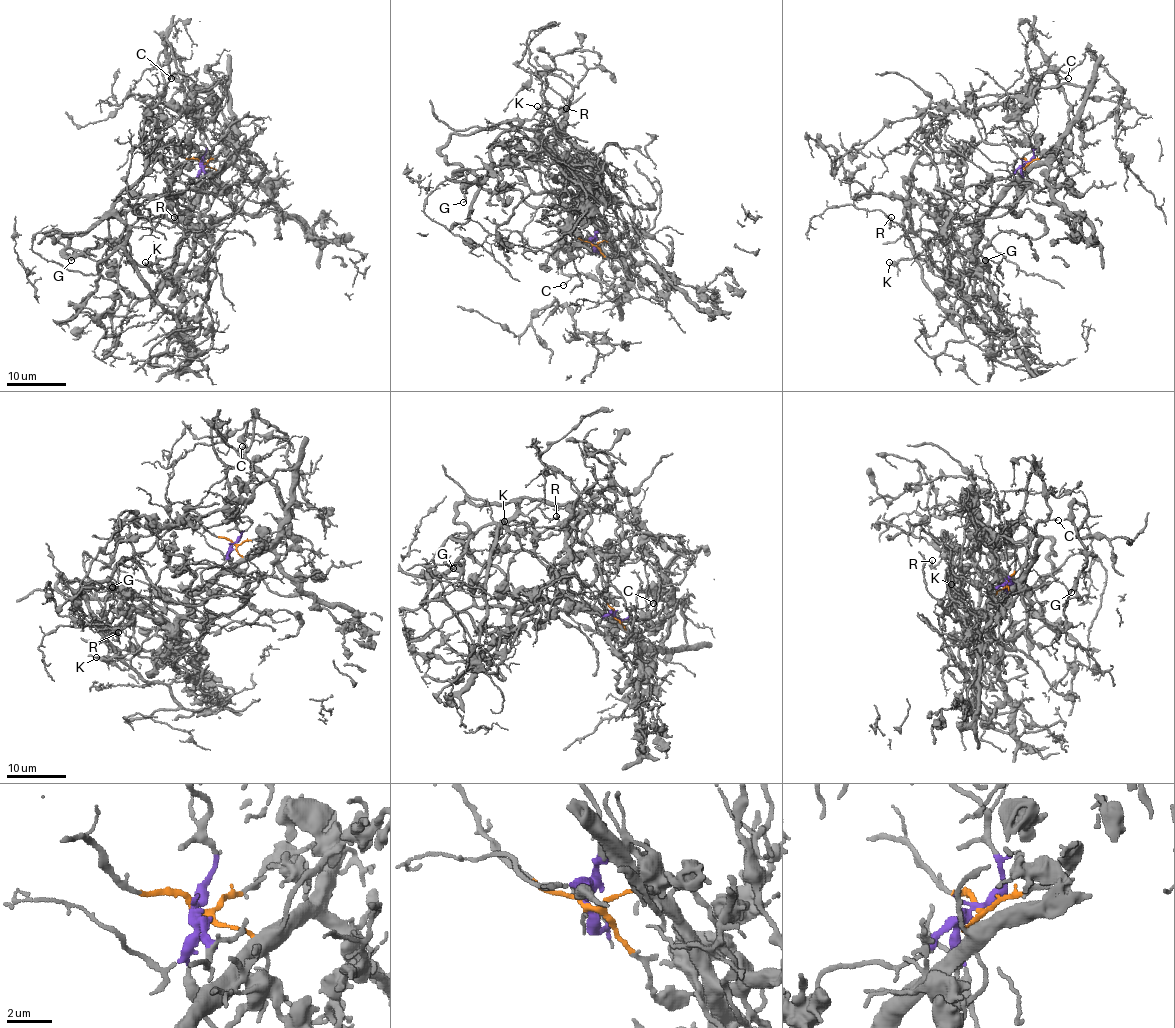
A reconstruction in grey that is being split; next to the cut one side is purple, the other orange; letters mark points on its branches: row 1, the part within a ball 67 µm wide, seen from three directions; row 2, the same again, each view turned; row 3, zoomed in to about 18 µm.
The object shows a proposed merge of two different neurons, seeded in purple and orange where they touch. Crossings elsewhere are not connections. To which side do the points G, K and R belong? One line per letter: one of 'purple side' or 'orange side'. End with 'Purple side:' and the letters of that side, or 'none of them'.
G: orange side
K: orange side
R: orange side
Purple side: none of them

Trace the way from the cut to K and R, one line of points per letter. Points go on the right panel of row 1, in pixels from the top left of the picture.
K: (1027, 162), (981, 141), (958, 164), (921, 164), (923, 153), (945, 201), (937, 232), (890, 262)
R: (1027, 162), (1006, 144), (981, 141), (958, 164), (915, 165), (902, 226), (890, 220), (890, 226), (891, 217)

